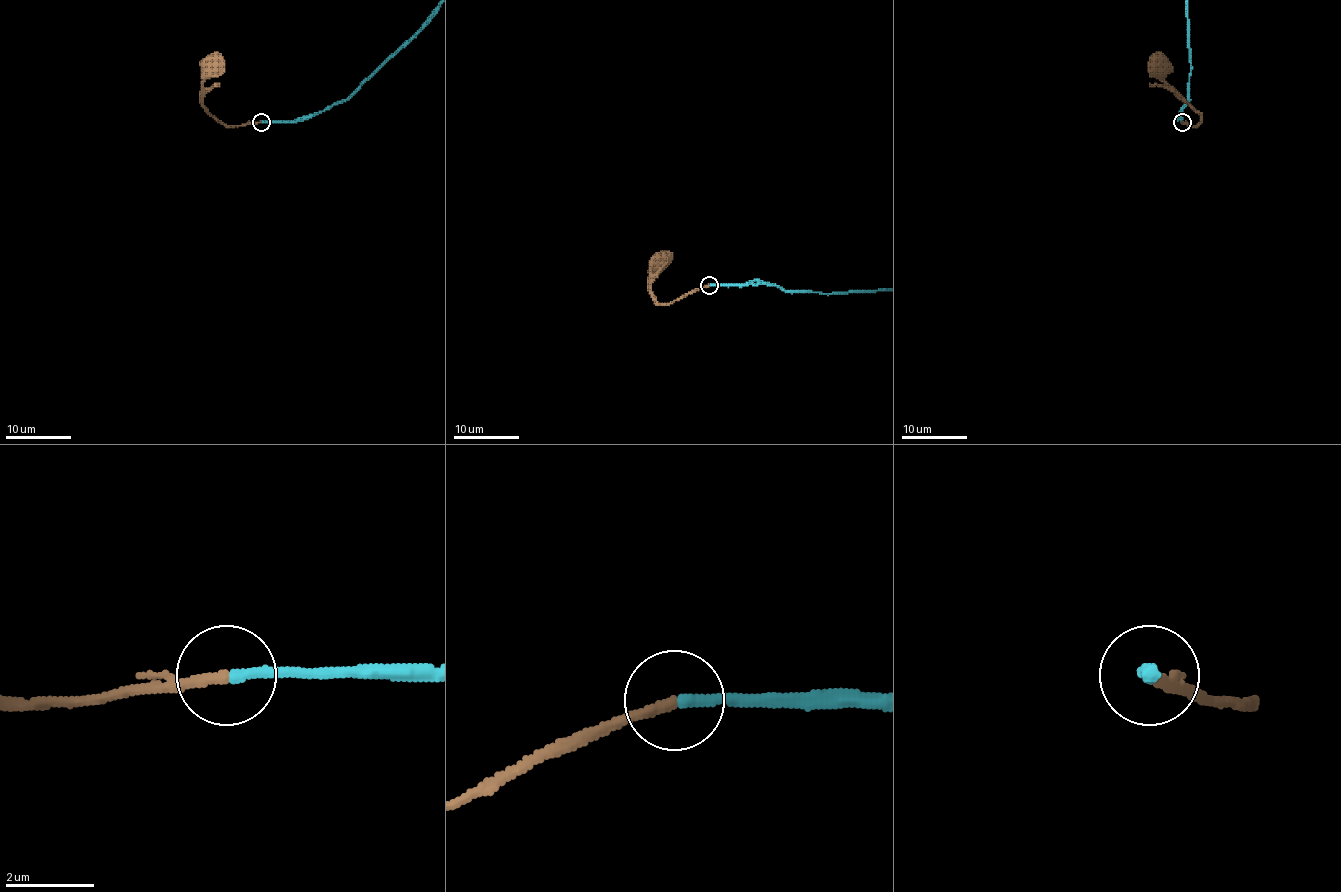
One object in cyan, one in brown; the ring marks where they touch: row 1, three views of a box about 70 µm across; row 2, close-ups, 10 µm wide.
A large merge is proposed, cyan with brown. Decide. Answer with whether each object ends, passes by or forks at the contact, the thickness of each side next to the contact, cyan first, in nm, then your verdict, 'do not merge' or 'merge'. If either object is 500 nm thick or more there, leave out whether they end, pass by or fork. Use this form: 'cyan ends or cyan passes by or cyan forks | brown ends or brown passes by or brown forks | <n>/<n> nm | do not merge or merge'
cyan ends | brown ends | 280/240 nm | merge

